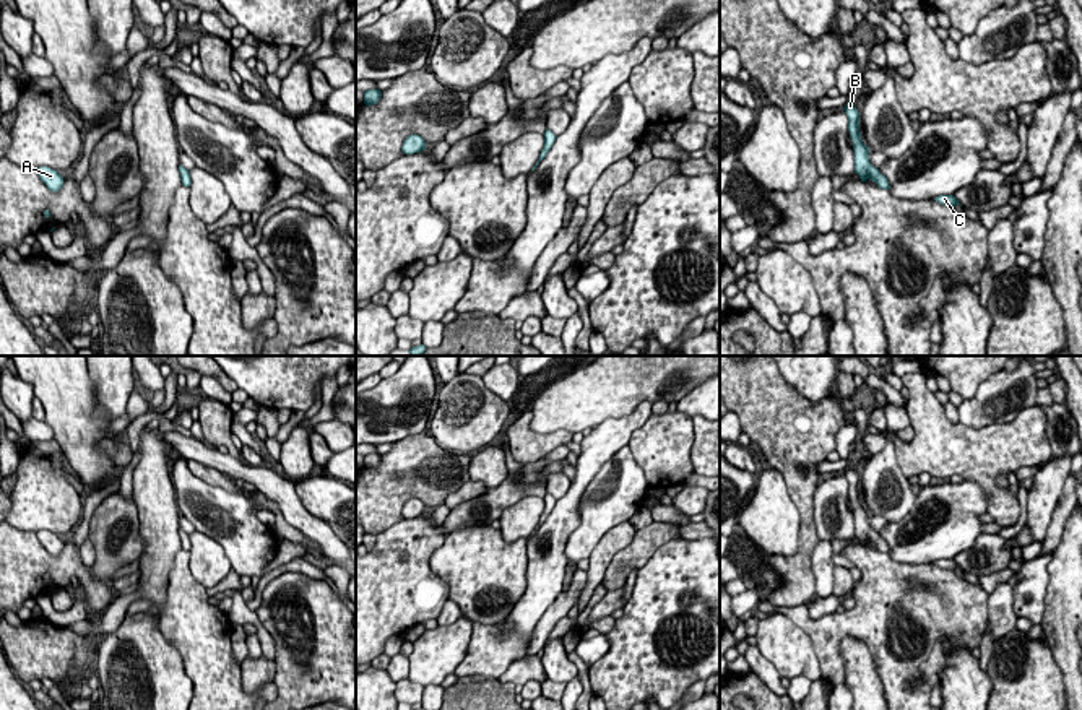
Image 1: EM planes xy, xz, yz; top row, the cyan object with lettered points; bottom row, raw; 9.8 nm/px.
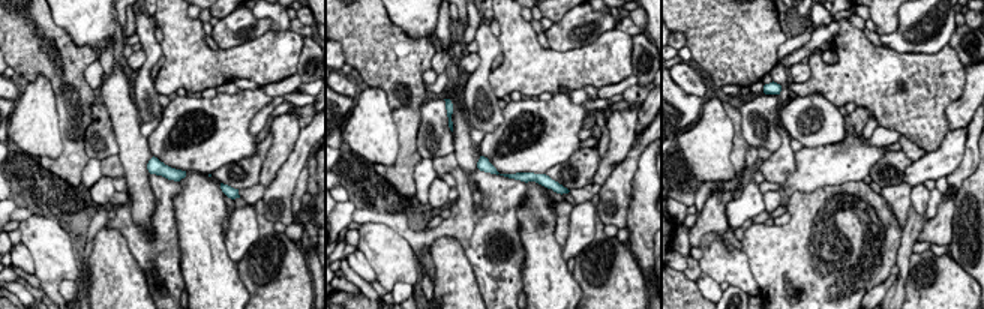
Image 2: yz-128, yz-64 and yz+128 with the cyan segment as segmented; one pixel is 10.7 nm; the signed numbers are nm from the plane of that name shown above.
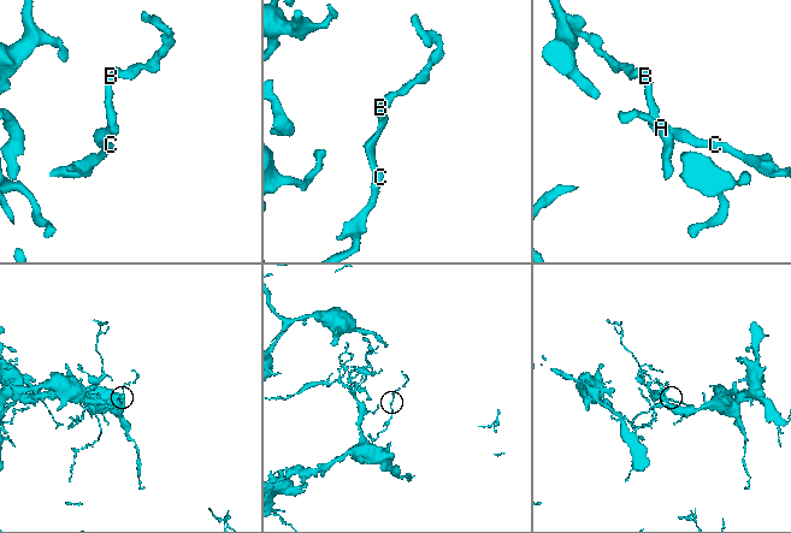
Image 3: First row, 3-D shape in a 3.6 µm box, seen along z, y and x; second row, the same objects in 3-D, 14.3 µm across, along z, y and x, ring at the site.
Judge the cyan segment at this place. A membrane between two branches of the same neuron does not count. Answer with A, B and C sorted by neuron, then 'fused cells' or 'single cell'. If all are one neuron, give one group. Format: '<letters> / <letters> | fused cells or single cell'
A C / B | fused cells

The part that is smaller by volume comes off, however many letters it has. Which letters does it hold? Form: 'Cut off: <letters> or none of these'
Cut off: B

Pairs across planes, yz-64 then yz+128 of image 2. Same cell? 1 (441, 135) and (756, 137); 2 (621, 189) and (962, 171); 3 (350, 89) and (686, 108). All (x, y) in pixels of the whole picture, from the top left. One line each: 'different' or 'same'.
1: same
2: different
3: different

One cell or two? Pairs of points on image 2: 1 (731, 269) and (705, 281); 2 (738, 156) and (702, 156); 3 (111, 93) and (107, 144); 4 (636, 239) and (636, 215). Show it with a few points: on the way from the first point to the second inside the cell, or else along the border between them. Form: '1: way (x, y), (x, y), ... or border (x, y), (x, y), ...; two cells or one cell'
1: border (702, 270), (719, 284); two cells
2: border (731, 122), (731, 164), (737, 173); two cells
3: border (102, 101), (119, 152); two cells
4: way (636, 233), (636, 221); one cell

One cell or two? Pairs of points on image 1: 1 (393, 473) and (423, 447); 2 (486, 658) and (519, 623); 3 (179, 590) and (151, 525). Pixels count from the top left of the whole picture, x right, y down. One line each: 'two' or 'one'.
1: one
2: one
3: two

